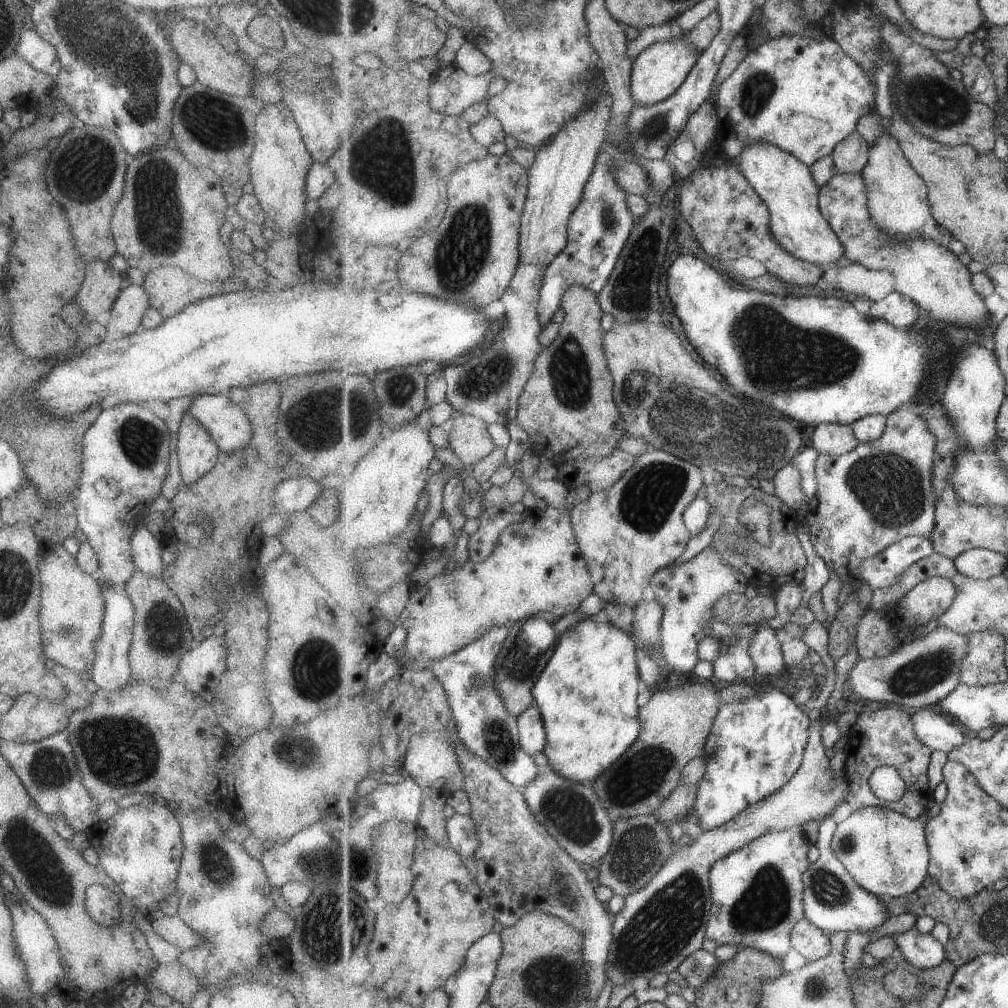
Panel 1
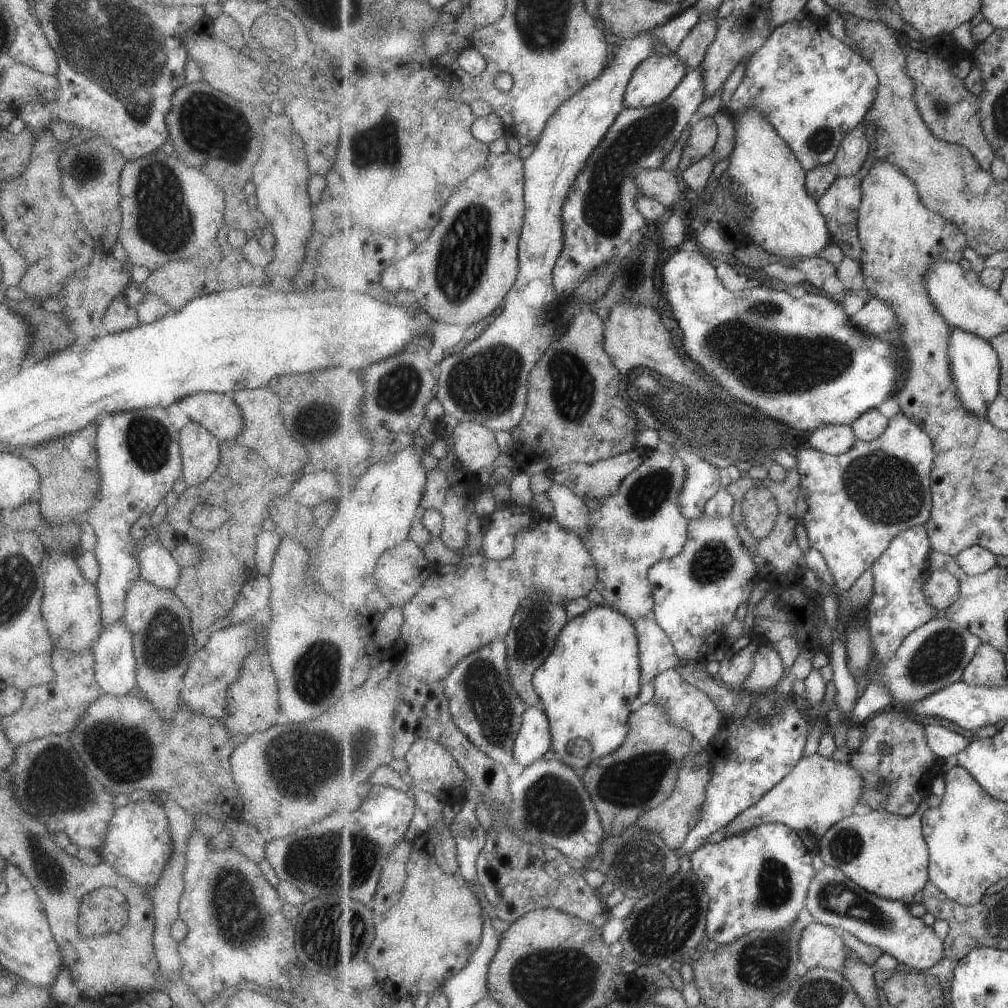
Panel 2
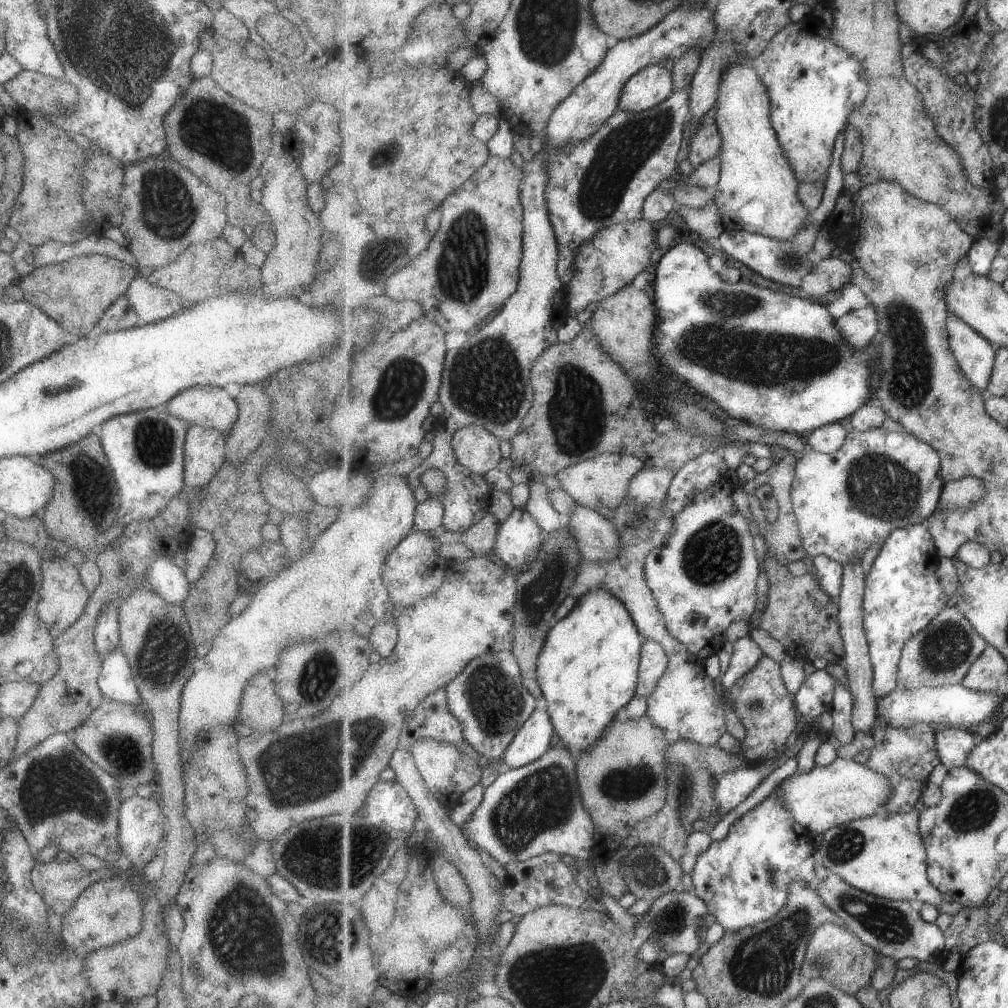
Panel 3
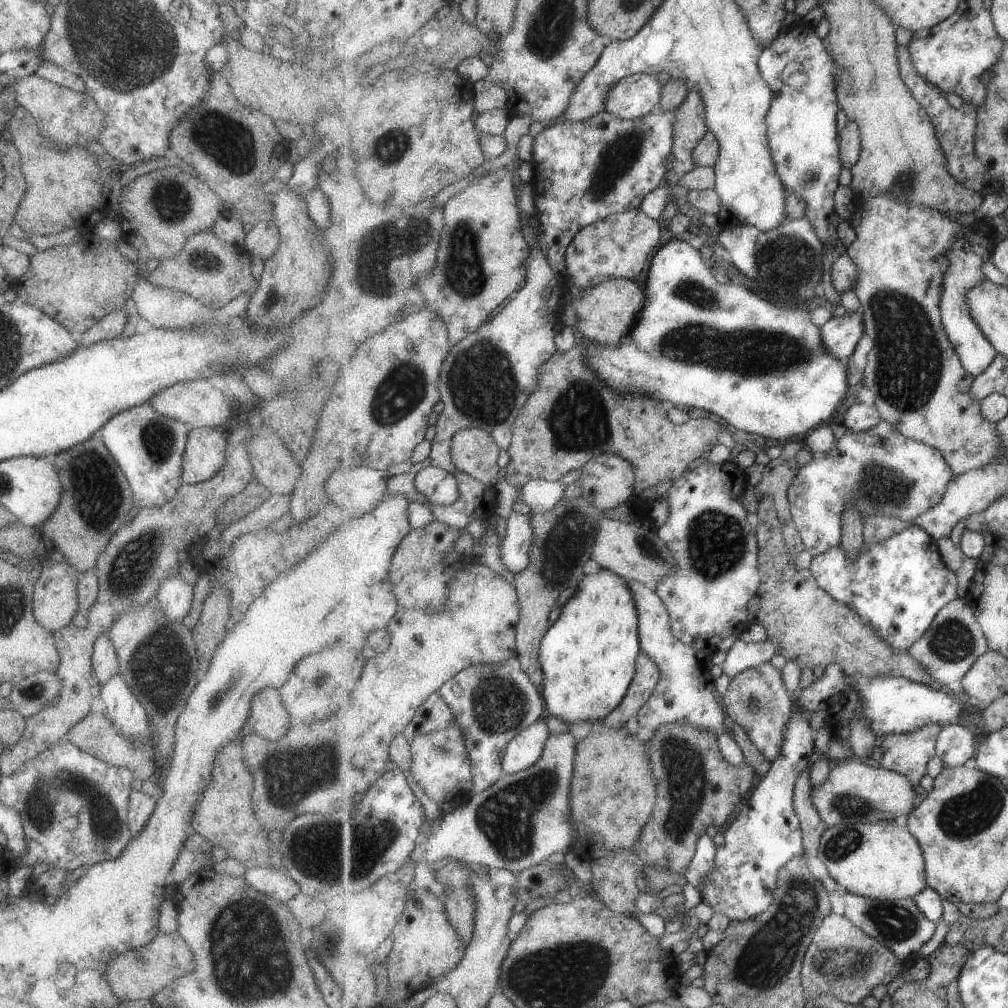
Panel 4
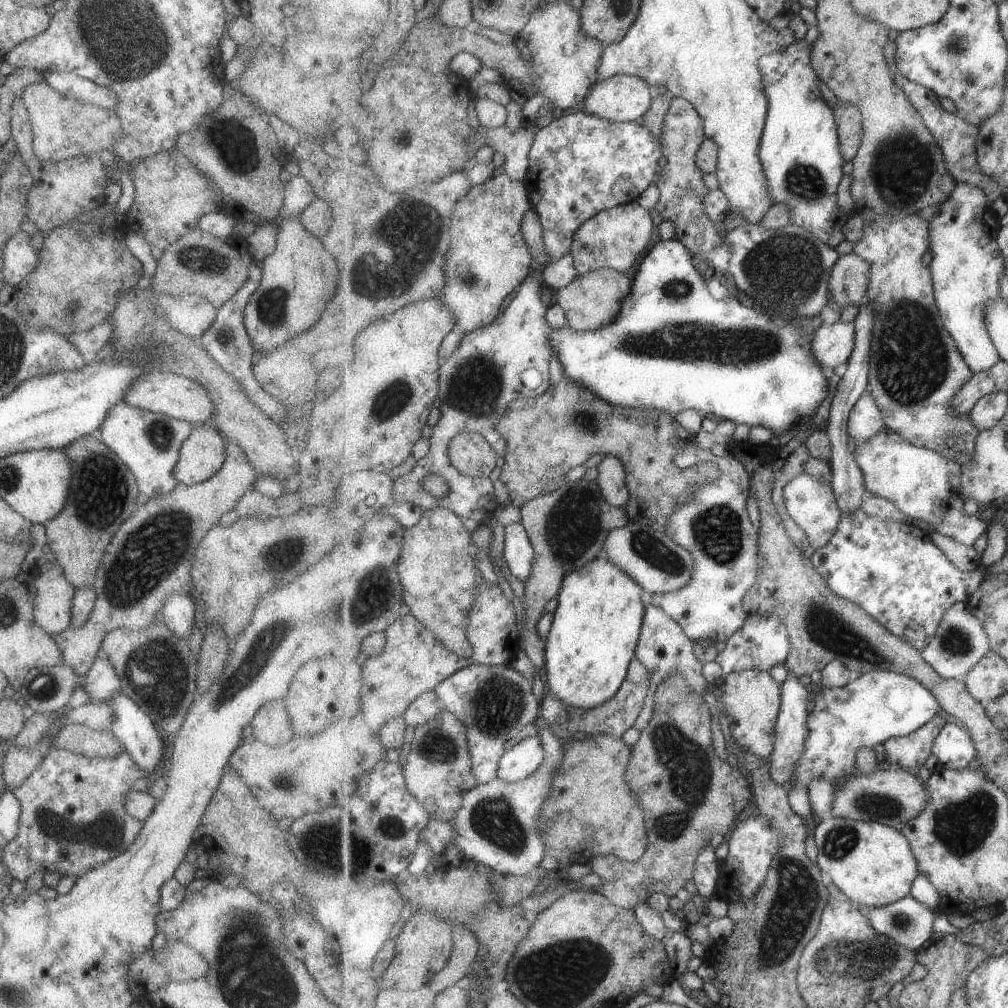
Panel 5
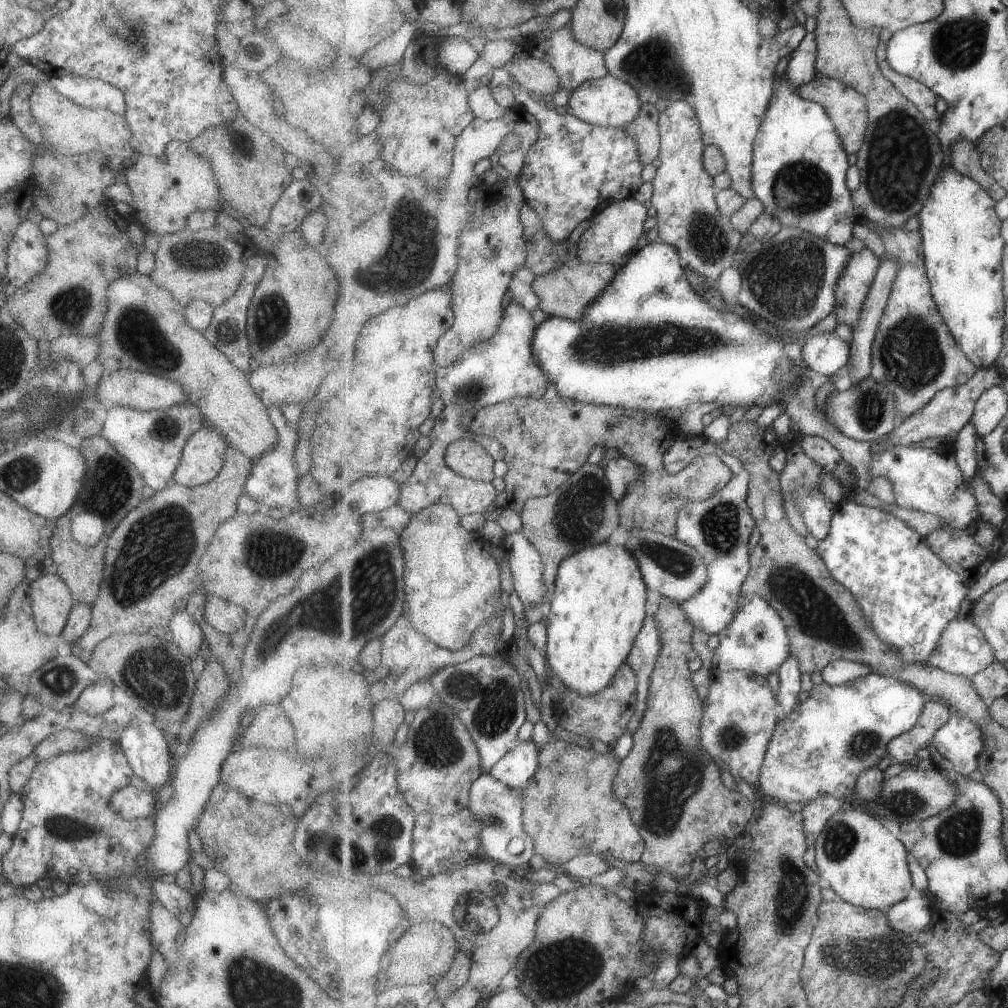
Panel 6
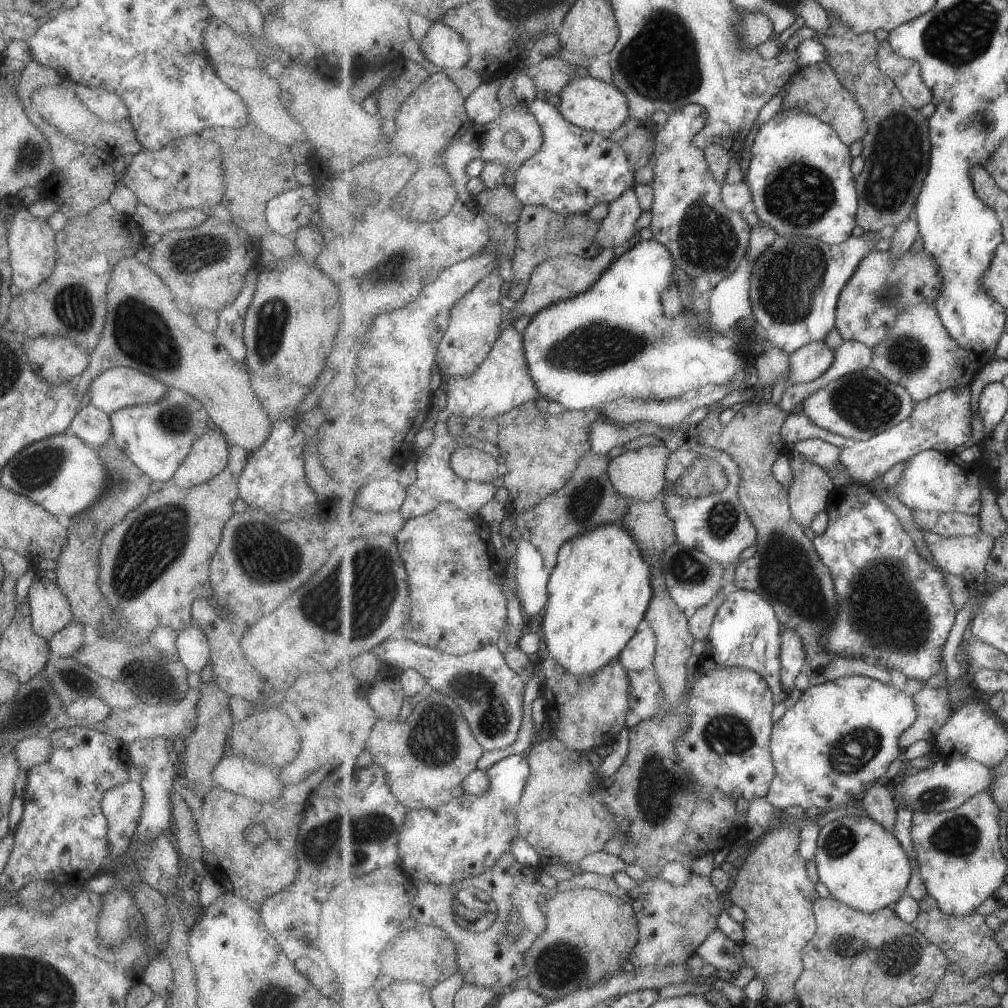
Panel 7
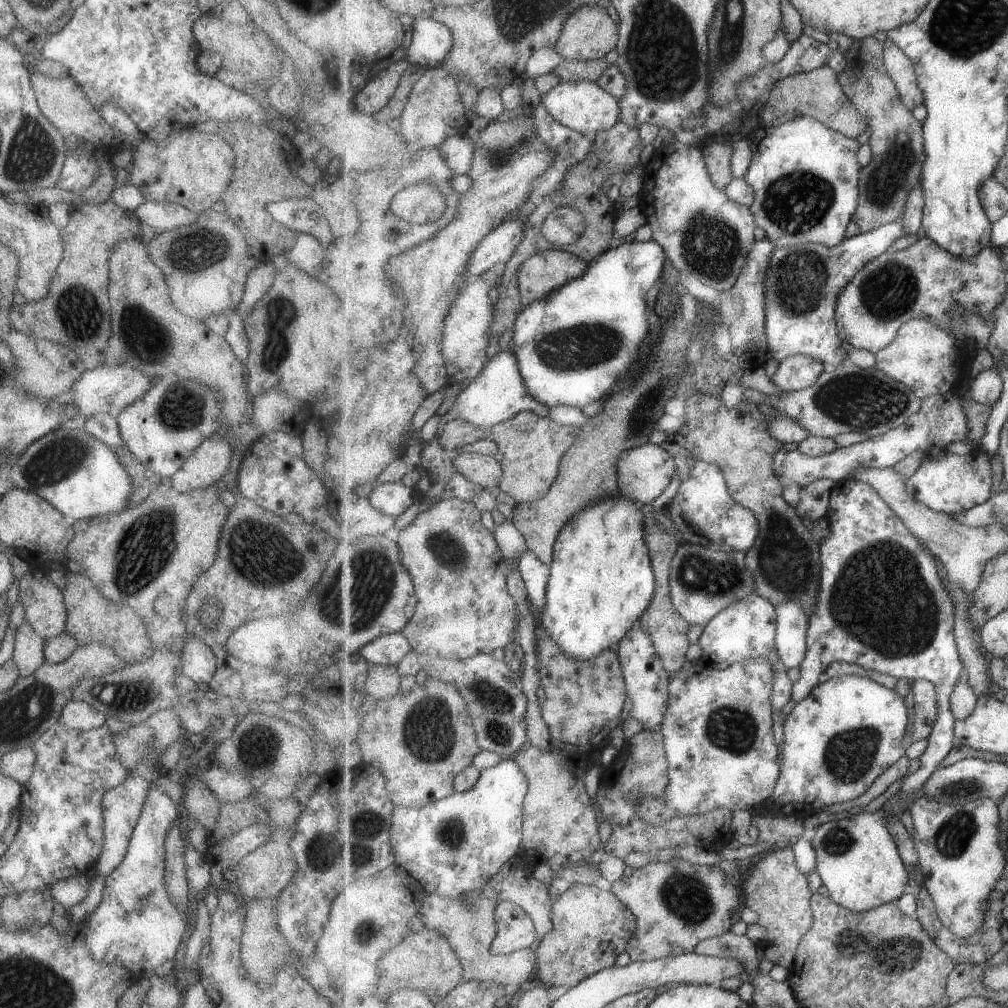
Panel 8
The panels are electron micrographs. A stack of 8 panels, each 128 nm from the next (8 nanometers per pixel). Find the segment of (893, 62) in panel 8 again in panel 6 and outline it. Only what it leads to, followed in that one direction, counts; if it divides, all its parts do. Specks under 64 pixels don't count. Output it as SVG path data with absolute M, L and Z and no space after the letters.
M888 41L880 43L878 49L878 59L884 75L909 99L929 121L941 121L942 114L937 112L937 100L939 95L926 84L907 76L905 72L899 74L890 65L888 59Z

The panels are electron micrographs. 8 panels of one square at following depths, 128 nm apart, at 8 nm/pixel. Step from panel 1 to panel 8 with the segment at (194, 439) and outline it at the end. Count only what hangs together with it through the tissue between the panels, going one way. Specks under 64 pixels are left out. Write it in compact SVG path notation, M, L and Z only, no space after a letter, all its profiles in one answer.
M215 433L205 438L189 456L185 462L175 471L175 474L170 476L170 484L173 489L179 493L191 492L192 490L203 490L211 484L215 484L227 469L231 460L233 447L226 441L220 433Z

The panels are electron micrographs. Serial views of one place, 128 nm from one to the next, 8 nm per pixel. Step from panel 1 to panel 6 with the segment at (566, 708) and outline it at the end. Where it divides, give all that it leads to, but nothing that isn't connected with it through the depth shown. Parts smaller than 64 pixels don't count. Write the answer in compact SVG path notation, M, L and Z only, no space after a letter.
M610 541L601 542L601 544L597 544L597 546L591 545L589 548L581 550L581 552L573 554L573 556L567 556L559 566L559 573L554 586L555 588L549 602L550 611L546 618L548 636L548 642L546 644L547 665L551 665L553 672L555 672L555 676L561 678L561 682L563 682L565 686L569 686L571 690L575 690L575 692L579 692L579 694L583 694L583 696L586 697L591 696L591 694L599 694L601 690L605 690L605 688L611 684L611 680L617 676L619 668L627 663L629 654L631 654L631 650L633 650L633 646L637 640L637 636L639 636L645 619L648 617L645 606L647 606L647 592L649 592L649 586L648 583L645 582L644 575L641 572L641 566L639 562L637 562L637 558L635 558L623 544L614 544Z

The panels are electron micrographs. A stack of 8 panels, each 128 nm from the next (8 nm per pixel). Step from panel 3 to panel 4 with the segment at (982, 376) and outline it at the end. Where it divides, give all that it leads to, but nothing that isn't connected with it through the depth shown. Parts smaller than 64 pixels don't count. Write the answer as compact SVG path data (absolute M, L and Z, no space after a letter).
M971 228L973 232L967 234L965 238L955 240L953 250L946 255L949 260L949 268L945 270L945 282L943 282L943 298L941 298L942 321L945 330L948 331L949 338L952 339L953 346L956 347L960 355L963 366L969 371L970 375L975 377L983 374L985 370L993 364L993 360L999 356L996 346L985 336L981 326L975 322L975 318L971 316L971 310L967 306L965 294L967 290L975 288L977 284L985 282L985 262L992 260L993 252L996 246L1002 241L997 237L994 228L979 228L977 232Z

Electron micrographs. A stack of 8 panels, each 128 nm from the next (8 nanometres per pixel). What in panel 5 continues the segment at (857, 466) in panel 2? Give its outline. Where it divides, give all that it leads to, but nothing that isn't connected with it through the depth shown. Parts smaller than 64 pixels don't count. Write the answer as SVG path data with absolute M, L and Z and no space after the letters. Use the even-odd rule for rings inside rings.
M887 426L870 440L856 442L853 450L856 462L863 472L865 489L868 494L893 502L906 516L933 524L935 531L939 534L949 536L965 547L976 547L977 540L987 533L989 525L983 523L978 518L978 514L969 516L963 512L965 502L961 487L962 466L957 462L949 461L935 450L914 446ZM802 473L784 486L784 501L786 509L795 523L808 535L810 545L815 549L825 547L839 529L842 513L832 486L823 482L822 478L813 478Z

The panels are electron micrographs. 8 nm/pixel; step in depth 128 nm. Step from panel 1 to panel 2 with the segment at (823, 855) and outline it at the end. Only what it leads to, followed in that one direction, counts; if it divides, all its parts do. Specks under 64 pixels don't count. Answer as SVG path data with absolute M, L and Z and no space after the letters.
M825 864L813 876L808 900L799 918L805 924L823 923L852 933L858 940L877 946L883 953L919 970L929 970L945 957L945 941L934 926L909 914L907 902L892 901L865 890L839 868Z

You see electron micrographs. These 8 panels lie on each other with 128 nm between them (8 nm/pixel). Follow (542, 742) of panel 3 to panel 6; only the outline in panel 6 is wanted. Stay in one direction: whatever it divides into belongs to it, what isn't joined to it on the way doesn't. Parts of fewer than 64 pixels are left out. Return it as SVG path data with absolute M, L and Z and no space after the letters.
M533 740L521 742L493 766L490 774L509 788L521 788L537 772L541 749Z

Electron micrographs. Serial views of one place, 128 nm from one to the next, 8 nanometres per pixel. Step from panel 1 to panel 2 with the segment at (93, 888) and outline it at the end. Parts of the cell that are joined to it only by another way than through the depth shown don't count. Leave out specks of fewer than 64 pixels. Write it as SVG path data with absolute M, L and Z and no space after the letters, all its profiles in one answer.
M113 887L93 889L81 899L77 934L91 936L115 934L129 922L124 894Z

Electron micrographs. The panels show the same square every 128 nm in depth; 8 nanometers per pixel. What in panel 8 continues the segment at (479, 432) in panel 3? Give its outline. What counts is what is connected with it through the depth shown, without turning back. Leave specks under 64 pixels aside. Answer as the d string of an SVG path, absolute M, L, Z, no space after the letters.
M466 452L457 455L455 460L457 470L473 484L481 488L500 486L504 477L501 462L497 462L493 456L479 453Z

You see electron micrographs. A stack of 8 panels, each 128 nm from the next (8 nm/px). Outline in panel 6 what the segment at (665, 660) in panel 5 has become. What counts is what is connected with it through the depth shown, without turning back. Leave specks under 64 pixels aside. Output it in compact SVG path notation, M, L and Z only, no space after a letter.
M649 615L644 622L643 628L637 636L637 640L629 654L627 664L631 664L637 672L637 712L633 714L633 718L628 724L628 732L633 736L641 722L649 706L651 678L657 666L657 660L663 650L663 641L661 636L660 622L653 615Z

